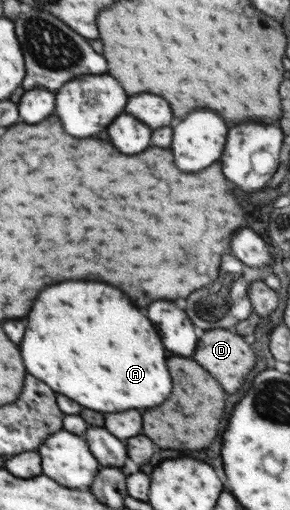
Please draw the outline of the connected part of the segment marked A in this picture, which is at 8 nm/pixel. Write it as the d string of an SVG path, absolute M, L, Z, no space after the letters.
M67 281L43 289L27 315L27 329L19 349L27 373L45 381L53 391L95 411L119 413L127 409L155 407L171 393L171 375L165 365L167 353L161 337L151 321L119 289L105 283Z

